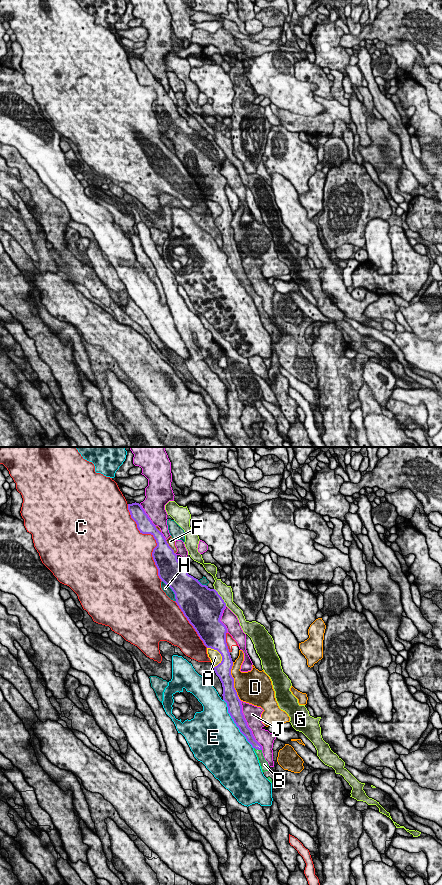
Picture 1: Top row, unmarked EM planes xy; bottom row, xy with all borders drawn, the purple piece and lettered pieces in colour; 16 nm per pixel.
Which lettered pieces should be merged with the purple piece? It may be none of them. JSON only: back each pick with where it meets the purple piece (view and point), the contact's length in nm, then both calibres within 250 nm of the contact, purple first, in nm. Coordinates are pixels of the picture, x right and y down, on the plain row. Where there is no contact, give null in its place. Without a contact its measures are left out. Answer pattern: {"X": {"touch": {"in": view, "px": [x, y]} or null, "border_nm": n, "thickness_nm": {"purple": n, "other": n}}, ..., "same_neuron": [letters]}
{"B": {"touch": {"in": "xy", "px": [258, 301]}, "border_nm": 140, "thickness_nm": {"purple": 130, "other": 130}}, "same_neuron": ["B"]}

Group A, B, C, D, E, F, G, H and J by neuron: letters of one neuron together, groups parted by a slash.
A / B / C / D / E / F / G / H / J

